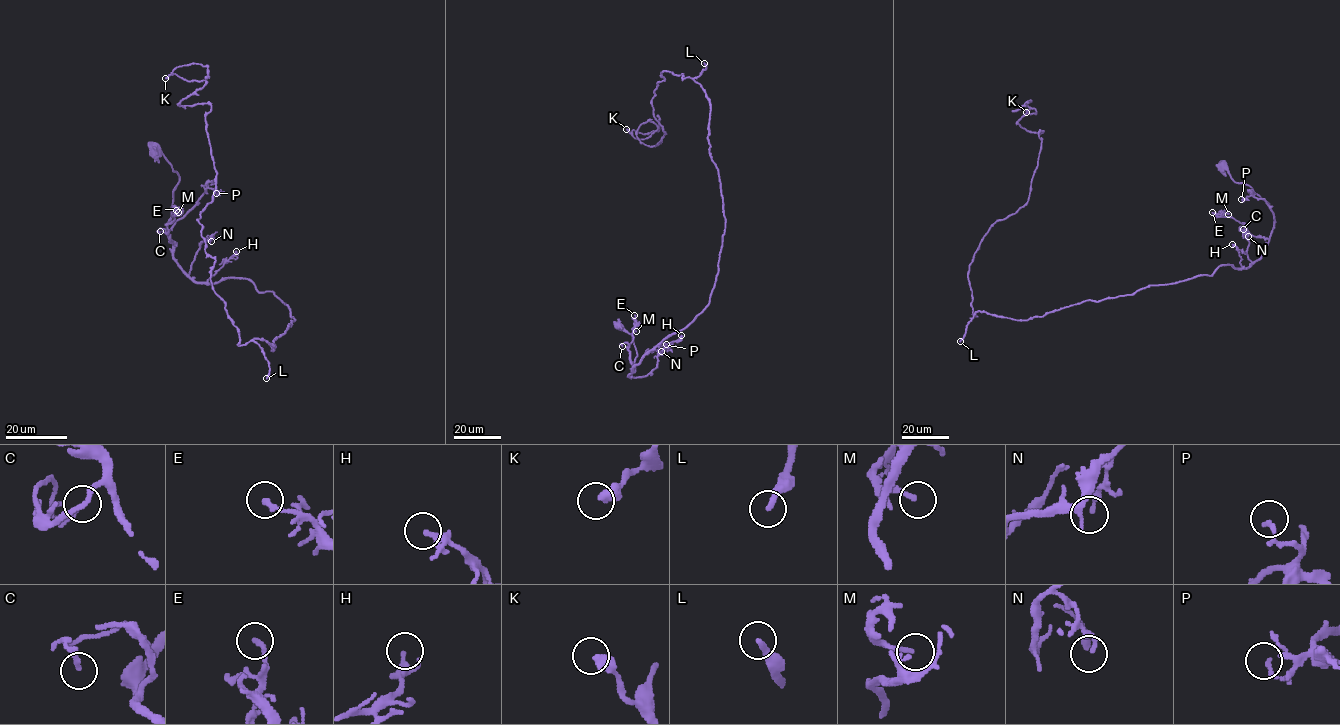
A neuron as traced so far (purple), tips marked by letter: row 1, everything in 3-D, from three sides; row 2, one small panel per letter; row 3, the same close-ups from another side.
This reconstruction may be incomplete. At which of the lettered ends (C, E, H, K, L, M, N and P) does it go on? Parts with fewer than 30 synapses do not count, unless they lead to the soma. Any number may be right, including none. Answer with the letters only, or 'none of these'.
L

